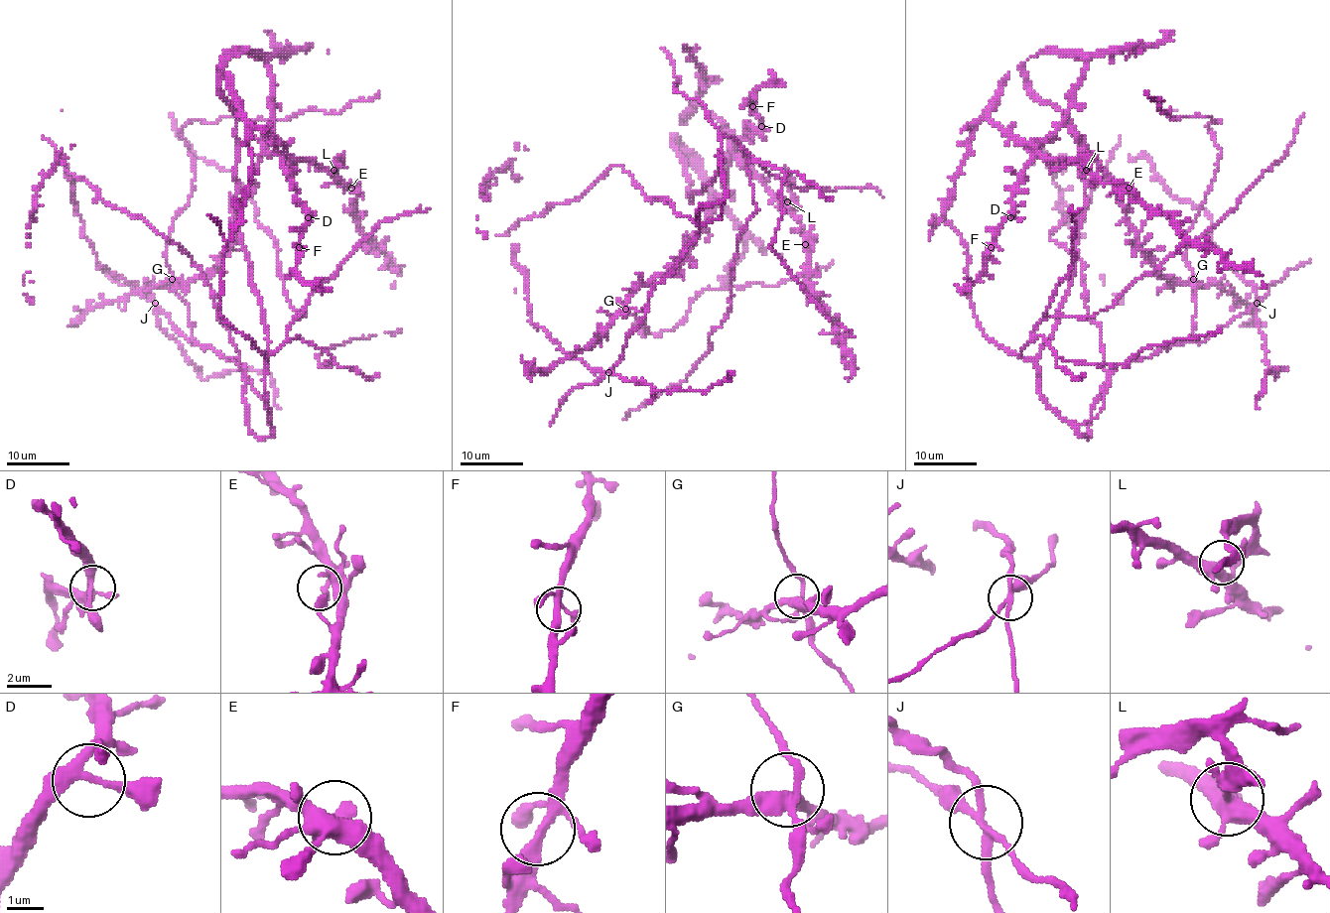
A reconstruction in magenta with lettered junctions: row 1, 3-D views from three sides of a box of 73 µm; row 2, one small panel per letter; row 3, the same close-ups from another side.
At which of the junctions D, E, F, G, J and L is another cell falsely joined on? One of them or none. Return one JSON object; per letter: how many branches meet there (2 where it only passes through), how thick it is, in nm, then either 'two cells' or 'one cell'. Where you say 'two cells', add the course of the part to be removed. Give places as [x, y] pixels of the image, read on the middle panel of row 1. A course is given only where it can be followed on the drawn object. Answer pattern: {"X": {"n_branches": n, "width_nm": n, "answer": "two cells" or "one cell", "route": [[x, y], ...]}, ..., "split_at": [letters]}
{"D": {"n_branches": 3, "width_nm": 280, "answer": "one cell"}, "E": {"n_branches": 3, "width_nm": 280, "answer": "one cell"}, "F": {"n_branches": 4, "width_nm": 280, "answer": "one cell"}, "G": {"n_branches": 4, "width_nm": 360, "answer": "one cell"}, "J": {"n_branches": 4, "width_nm": 200, "answer": "one cell"}, "L": {"n_branches": 4, "width_nm": 300, "answer": "two cells", "route": [[787, 201], [793, 197], [790, 174], [784, 165]]}, "split_at": ["L"]}

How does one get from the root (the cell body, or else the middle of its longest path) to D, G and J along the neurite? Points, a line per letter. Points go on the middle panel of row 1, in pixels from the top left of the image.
D: (659, 282), (643, 311), (627, 309), (635, 290), (686, 256), (724, 194), (734, 146), (761, 126)
G: (659, 282), (654, 285), (649, 303), (643, 311), (625, 309)
J: (659, 282), (649, 298), (646, 317), (627, 337), (620, 359), (607, 372)

